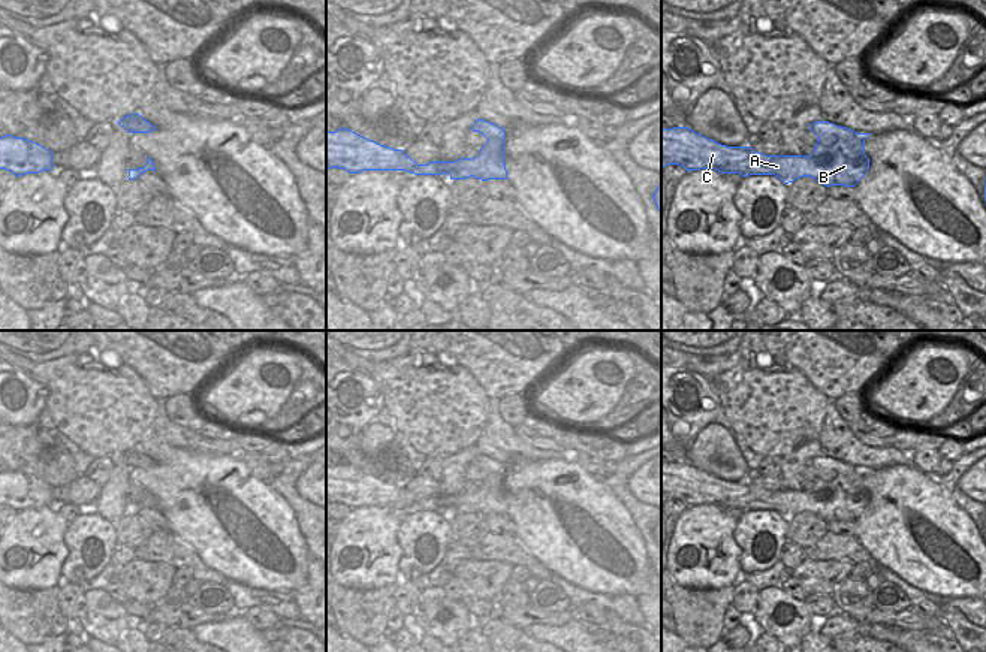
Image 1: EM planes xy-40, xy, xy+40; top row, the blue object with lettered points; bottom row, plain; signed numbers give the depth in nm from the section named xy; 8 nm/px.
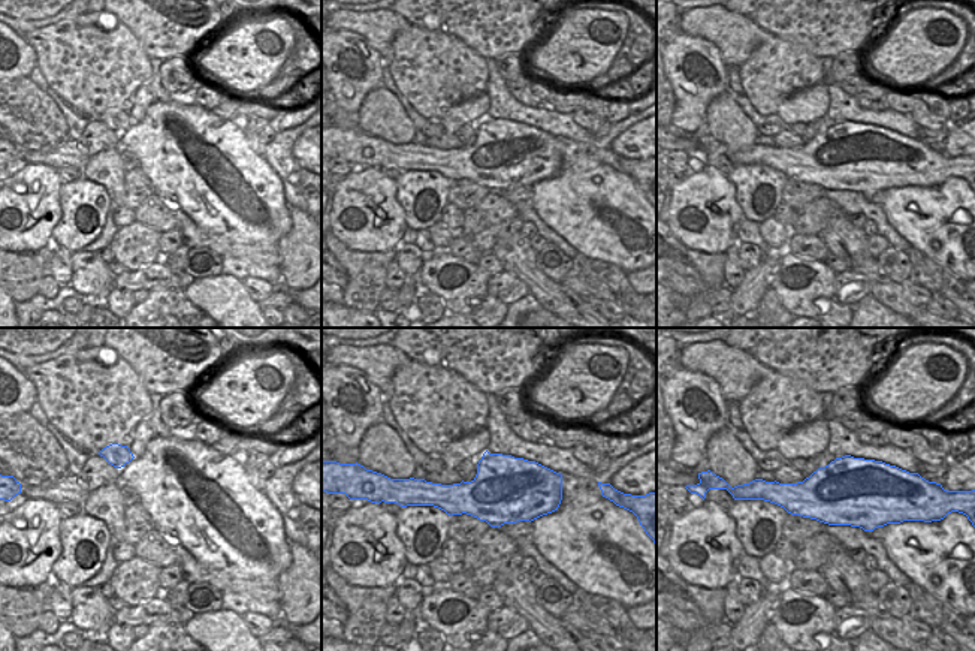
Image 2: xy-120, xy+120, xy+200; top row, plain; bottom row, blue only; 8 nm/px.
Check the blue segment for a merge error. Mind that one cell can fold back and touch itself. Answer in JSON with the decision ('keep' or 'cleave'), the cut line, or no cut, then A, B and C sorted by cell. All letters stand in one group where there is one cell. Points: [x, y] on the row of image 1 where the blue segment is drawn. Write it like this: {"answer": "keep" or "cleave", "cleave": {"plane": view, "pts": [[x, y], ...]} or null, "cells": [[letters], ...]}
{"answer": "keep", "cleave": null, "cells": [["A", "B", "C"]]}

